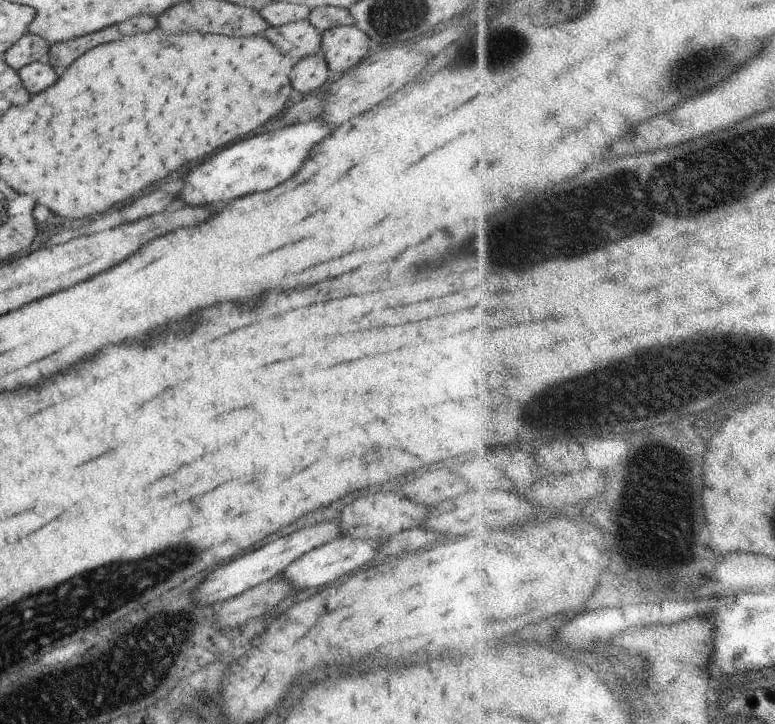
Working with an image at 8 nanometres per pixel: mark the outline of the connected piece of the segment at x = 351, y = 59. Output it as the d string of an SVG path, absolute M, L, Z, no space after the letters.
M356 25L337 26L321 34L321 50L332 72L355 67L370 54L370 39Z

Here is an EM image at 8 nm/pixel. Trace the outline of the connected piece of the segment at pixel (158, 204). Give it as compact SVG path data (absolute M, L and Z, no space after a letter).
M158 188L156 192L154 190L146 190L146 194L142 194L132 204L122 208L122 218L126 222L134 222L138 218L161 212L168 204L174 201L173 193L166 192L166 190L168 188Z

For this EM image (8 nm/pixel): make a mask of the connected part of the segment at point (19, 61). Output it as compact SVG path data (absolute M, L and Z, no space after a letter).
M24 34L24 36L12 45L6 54L4 60L8 66L12 66L16 72L24 68L27 64L44 60L49 55L50 45L44 38Z

